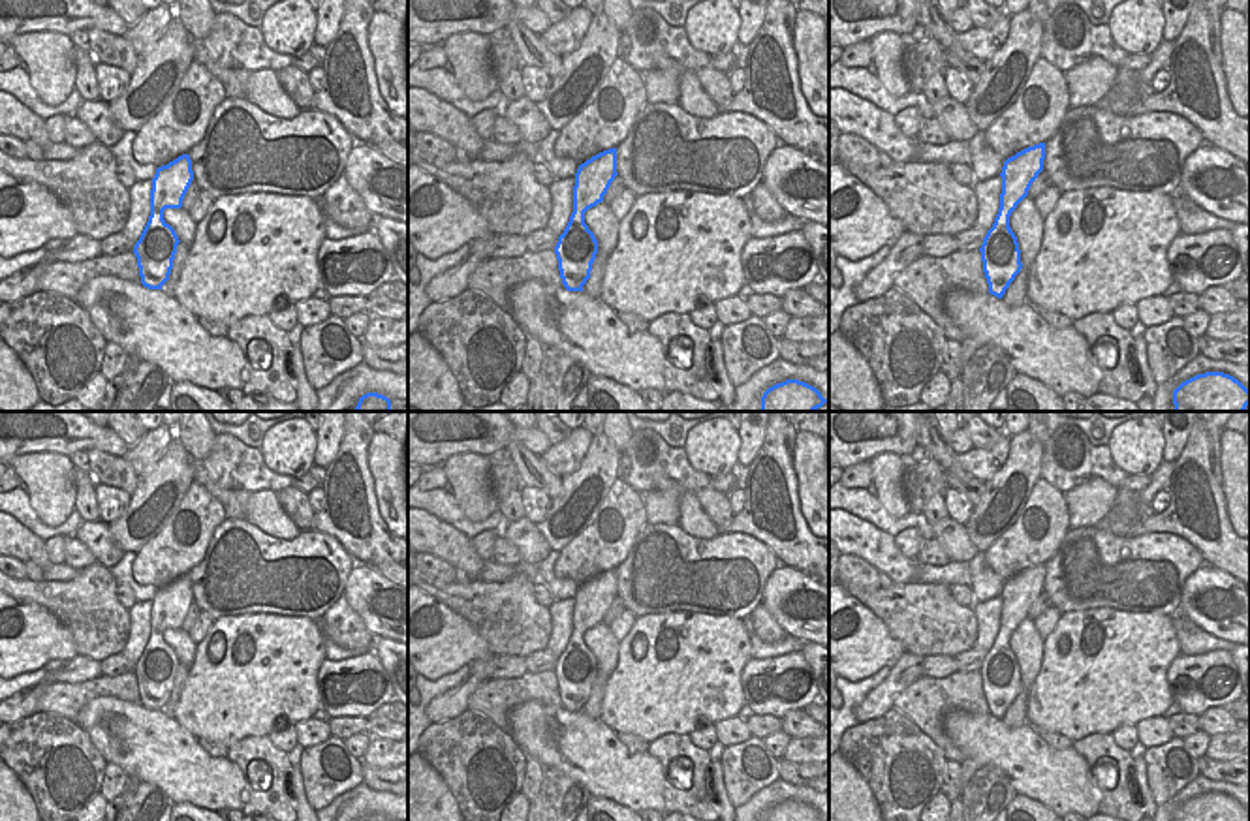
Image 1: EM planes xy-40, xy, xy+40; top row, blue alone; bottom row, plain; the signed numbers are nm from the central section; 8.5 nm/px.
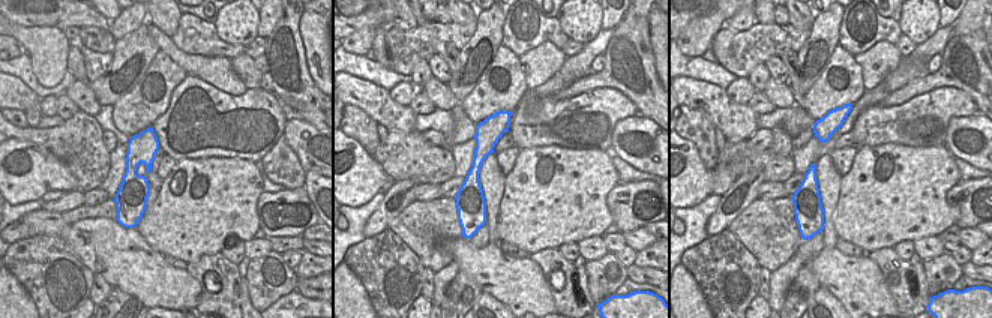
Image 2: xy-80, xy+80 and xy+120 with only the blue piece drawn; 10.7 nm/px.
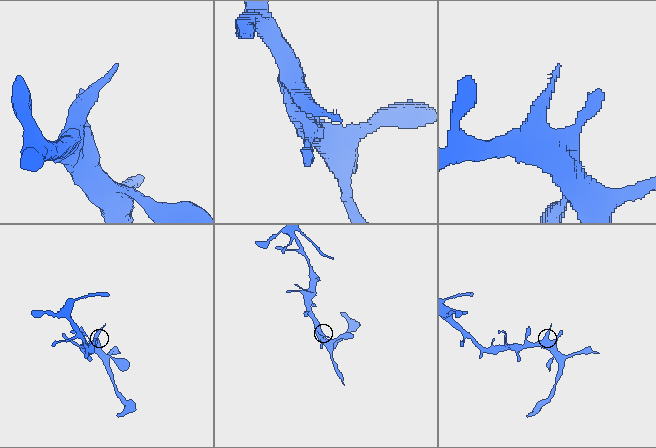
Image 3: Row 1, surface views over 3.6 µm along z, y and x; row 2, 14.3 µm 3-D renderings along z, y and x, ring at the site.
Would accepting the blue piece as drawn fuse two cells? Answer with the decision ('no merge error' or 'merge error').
no merge error

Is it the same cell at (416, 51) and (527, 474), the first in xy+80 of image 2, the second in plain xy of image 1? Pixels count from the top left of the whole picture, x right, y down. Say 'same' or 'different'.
different

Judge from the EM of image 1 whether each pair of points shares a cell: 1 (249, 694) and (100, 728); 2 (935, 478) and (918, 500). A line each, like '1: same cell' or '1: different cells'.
1: different cells
2: same cell

